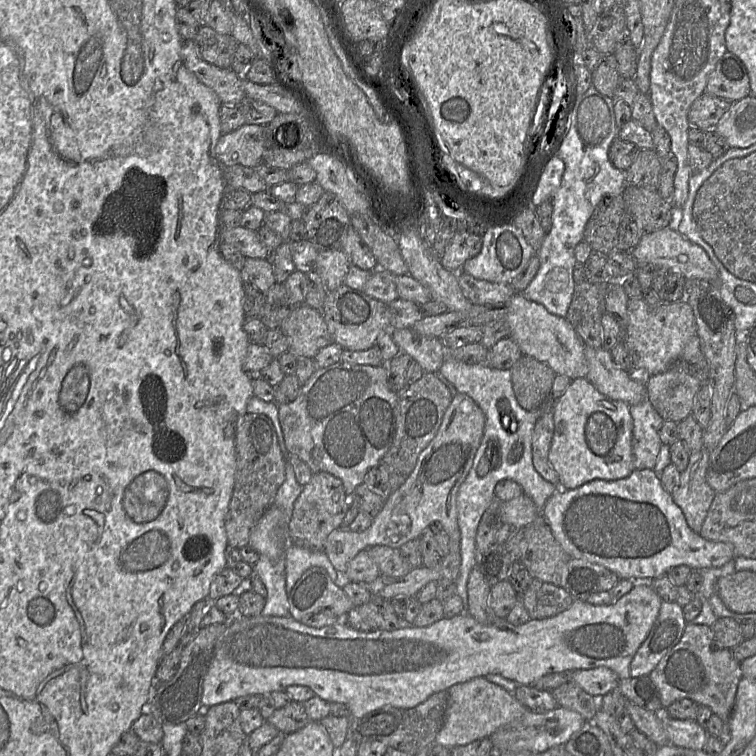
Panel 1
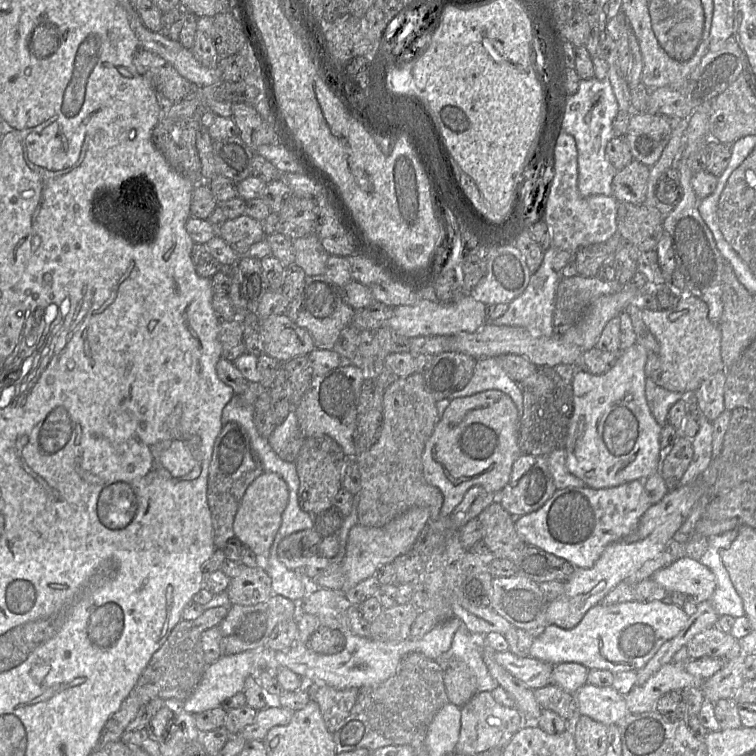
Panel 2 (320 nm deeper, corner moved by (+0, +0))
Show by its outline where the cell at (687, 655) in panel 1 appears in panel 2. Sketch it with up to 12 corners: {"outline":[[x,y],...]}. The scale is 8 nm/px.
{"outline":[[684,664],[663,665],[625,696],[629,714],[656,711],[673,690],[701,688]]}

